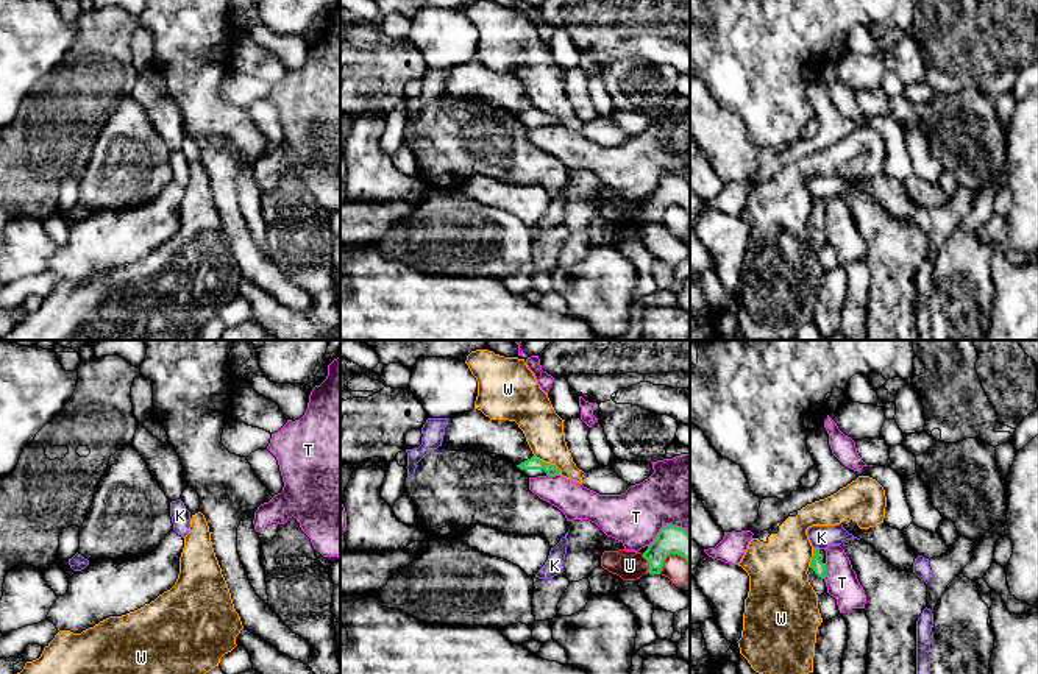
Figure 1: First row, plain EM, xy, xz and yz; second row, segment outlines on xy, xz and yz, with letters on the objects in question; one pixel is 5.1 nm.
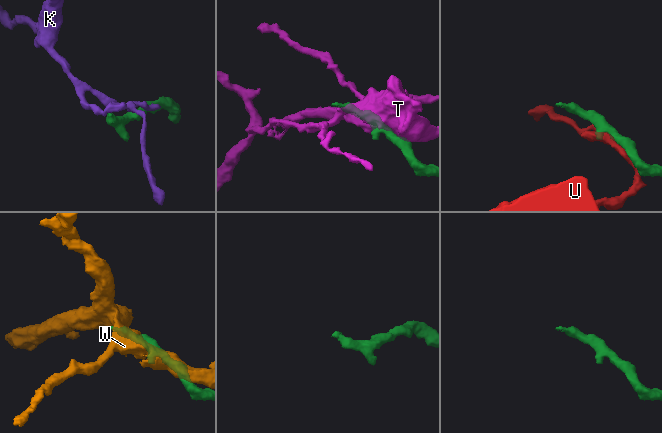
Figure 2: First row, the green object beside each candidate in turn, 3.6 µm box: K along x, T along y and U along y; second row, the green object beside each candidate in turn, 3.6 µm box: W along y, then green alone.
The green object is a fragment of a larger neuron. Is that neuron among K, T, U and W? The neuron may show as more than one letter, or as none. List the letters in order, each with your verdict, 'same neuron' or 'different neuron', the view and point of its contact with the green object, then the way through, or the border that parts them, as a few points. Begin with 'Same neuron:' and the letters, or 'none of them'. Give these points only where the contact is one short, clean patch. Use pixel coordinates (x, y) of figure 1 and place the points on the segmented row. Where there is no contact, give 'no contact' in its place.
Same neuron: none of them
K: different neuron | yz (817, 548) | along yz (814, 546), (820, 548)
T: different neuron | yz (824, 571)
U: different neuron | xz (648, 562)
W: different neuron | xz (548, 464)

